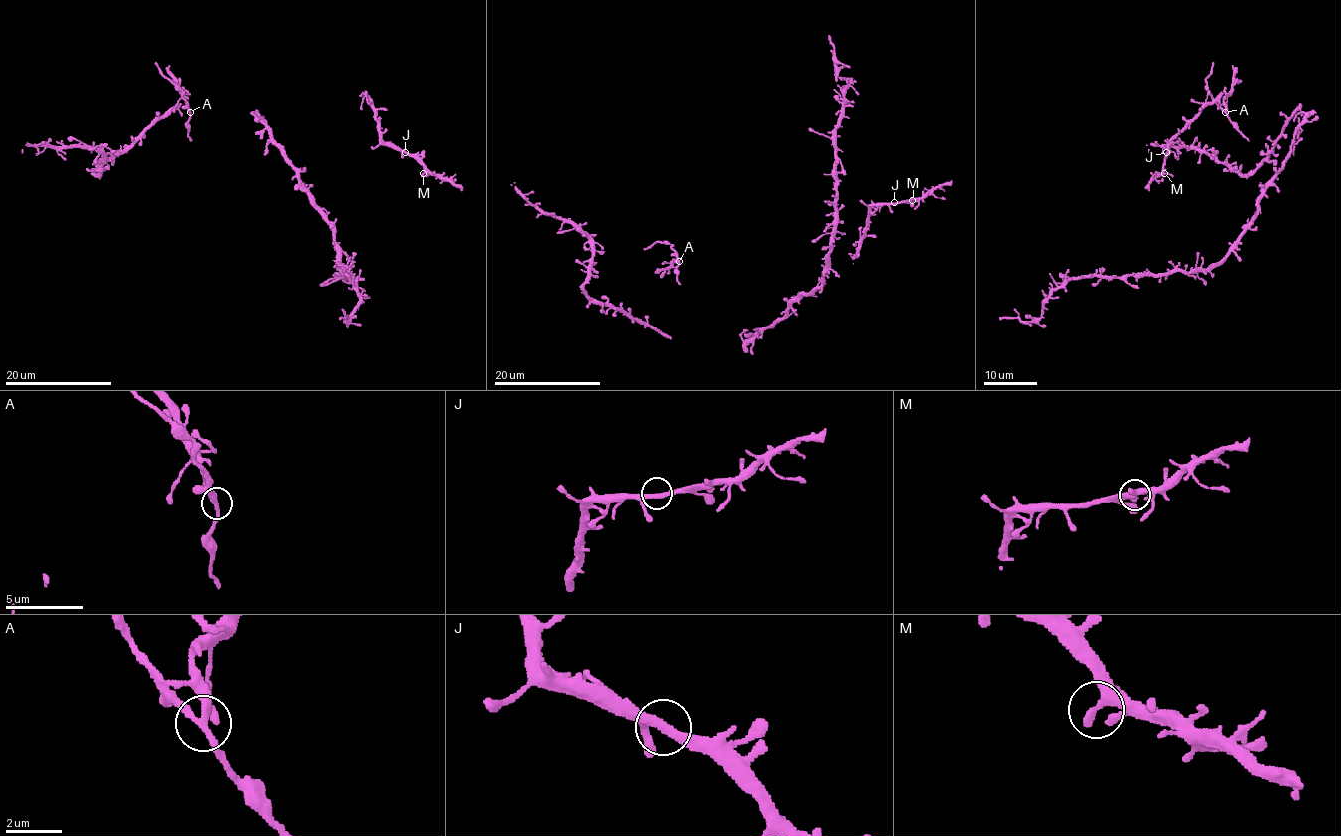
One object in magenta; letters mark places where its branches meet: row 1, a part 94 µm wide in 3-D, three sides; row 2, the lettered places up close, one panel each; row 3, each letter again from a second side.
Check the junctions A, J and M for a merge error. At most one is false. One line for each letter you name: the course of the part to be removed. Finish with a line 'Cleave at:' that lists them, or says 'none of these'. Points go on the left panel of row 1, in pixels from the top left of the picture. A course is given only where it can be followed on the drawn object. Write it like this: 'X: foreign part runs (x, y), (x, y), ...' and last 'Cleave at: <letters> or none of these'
Cleave at: none of these

